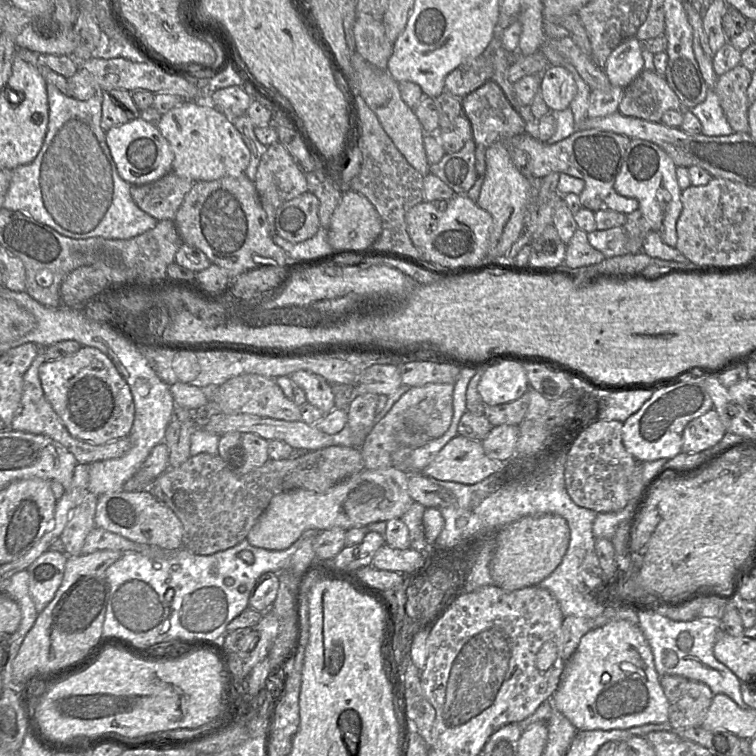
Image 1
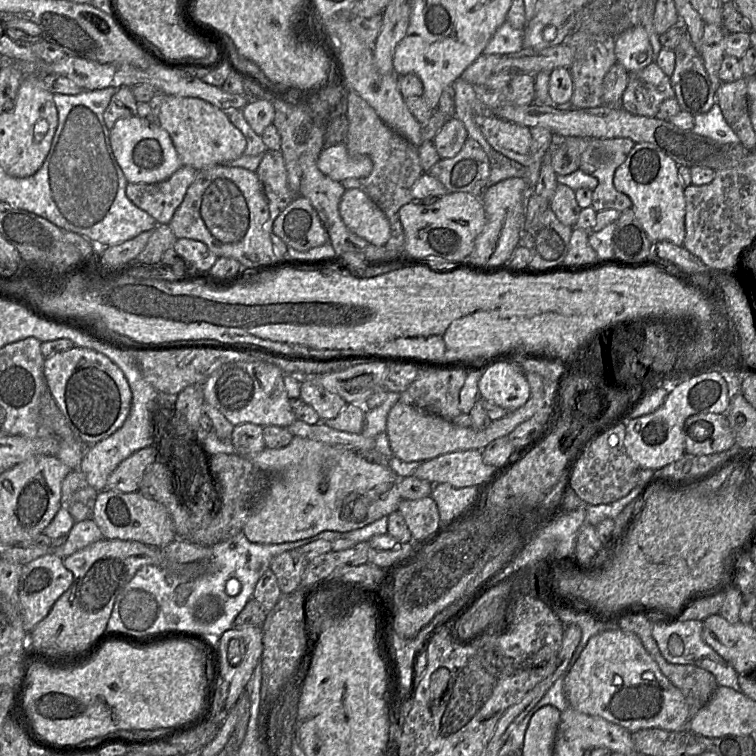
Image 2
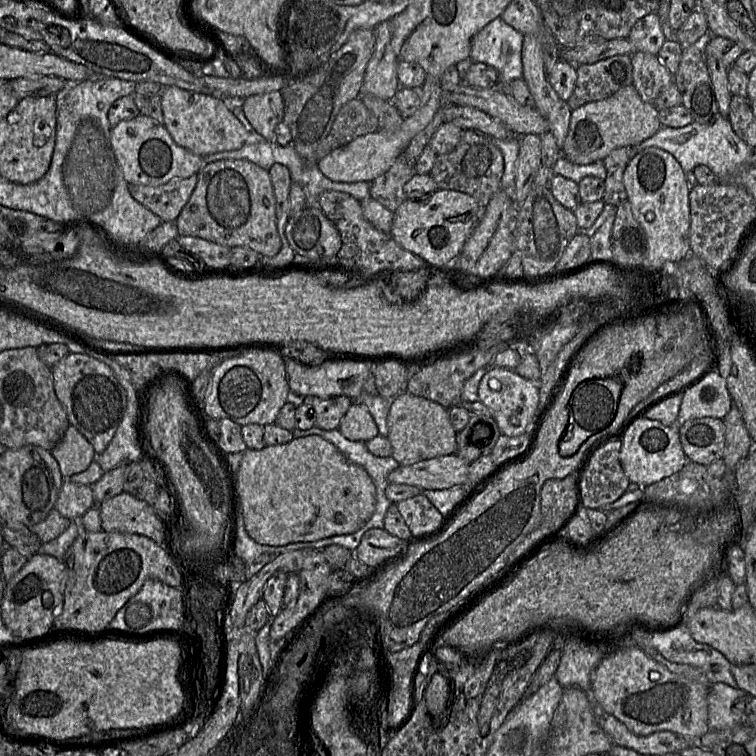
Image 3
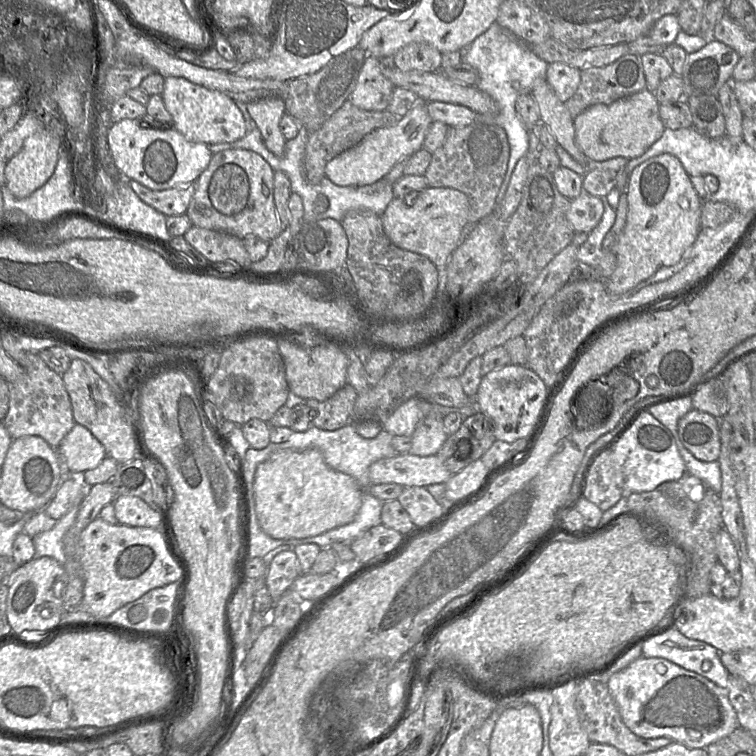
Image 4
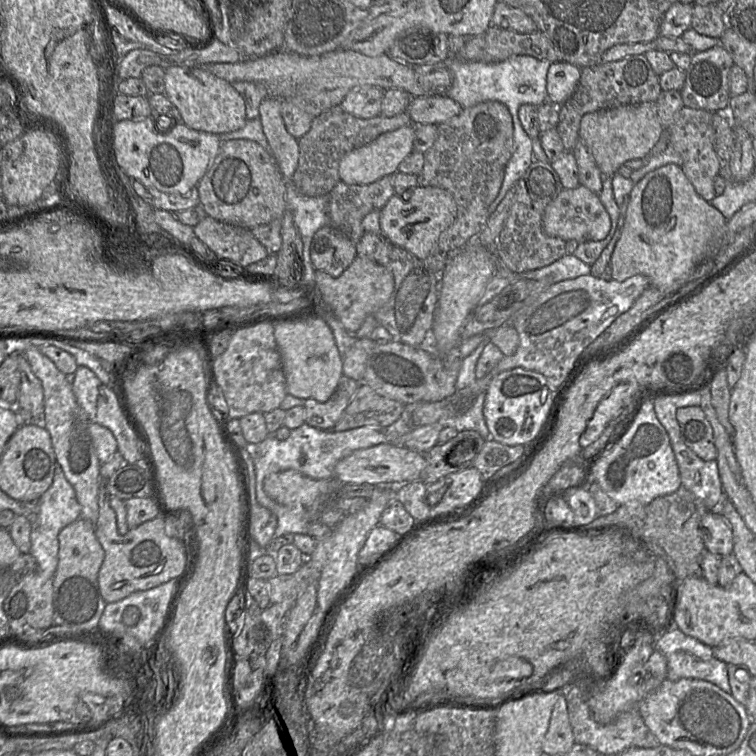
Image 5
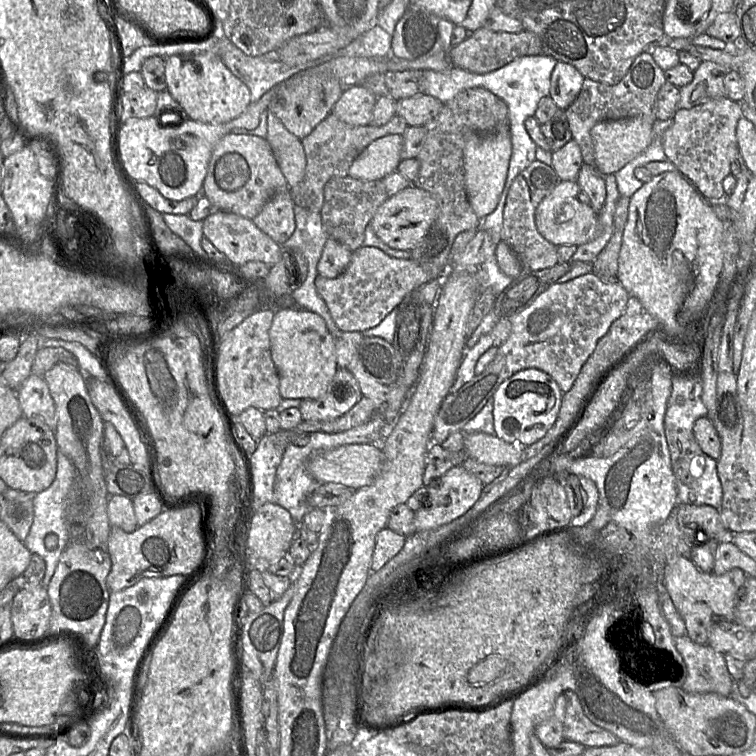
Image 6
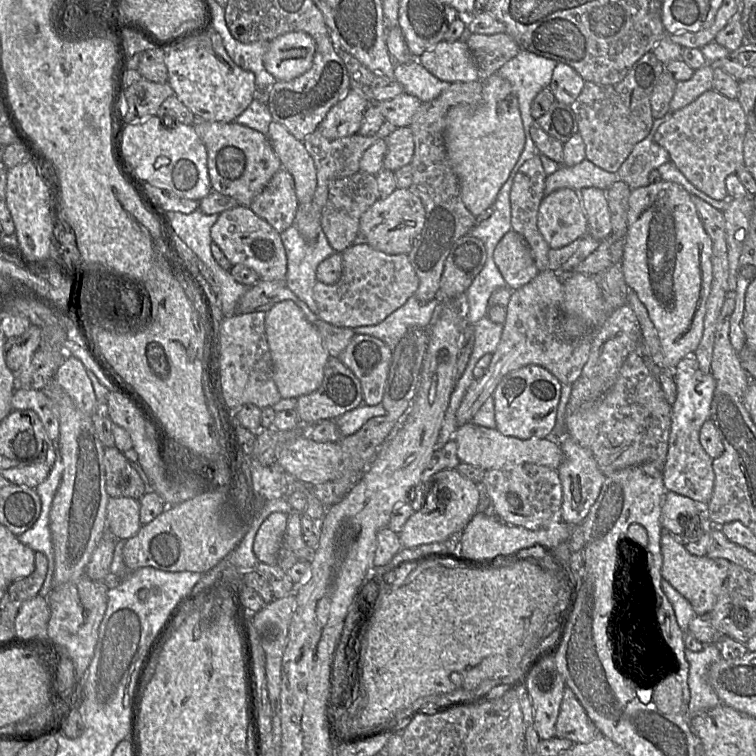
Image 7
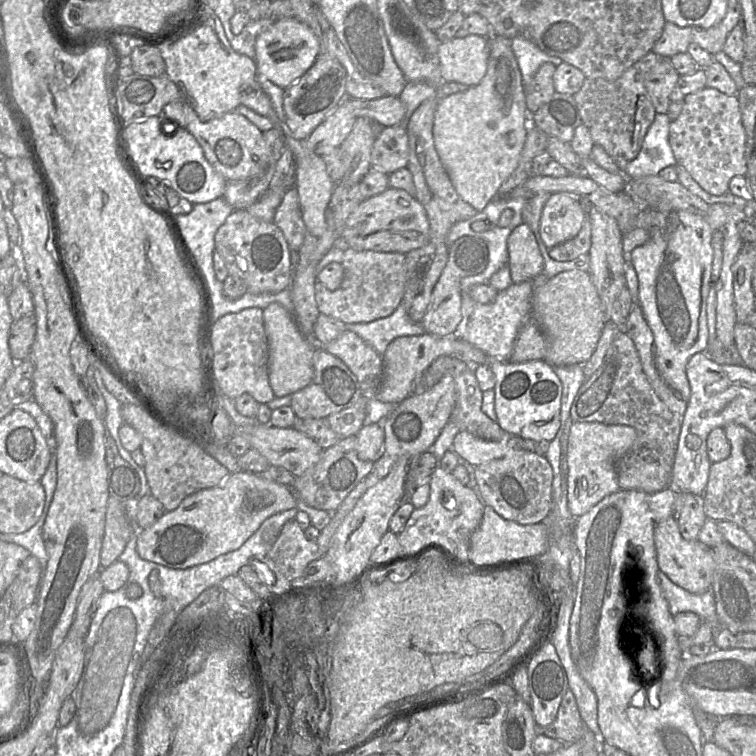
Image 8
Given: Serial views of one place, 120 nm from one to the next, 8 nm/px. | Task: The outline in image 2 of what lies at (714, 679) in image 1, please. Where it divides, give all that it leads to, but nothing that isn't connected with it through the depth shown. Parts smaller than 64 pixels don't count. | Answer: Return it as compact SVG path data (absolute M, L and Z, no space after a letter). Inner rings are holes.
M678 621L673 624L653 623L652 636L663 658L678 665L694 665L710 672L716 679L718 686L730 687L742 692L738 684L738 673L732 665L708 646L702 638L703 621Z

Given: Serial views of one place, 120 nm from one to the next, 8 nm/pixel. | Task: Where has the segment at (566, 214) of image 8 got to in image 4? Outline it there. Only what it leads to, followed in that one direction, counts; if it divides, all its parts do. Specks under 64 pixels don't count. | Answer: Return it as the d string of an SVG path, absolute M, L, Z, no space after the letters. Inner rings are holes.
M582 188L581 194L570 201L567 220L575 232L590 233L601 221L603 213L602 199Z

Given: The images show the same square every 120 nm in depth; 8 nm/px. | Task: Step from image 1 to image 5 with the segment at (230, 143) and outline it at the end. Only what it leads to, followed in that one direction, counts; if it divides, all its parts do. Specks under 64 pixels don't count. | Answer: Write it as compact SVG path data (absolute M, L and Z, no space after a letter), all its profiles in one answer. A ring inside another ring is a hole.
M171 66L164 71L164 94L190 129L221 135L246 124L245 101L228 81L201 68Z

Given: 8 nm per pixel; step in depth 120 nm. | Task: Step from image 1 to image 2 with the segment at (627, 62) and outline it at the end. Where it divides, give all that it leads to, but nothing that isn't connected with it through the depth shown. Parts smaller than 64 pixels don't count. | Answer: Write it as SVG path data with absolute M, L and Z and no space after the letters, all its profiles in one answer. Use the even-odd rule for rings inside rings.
M642 25L631 27L615 38L617 63L629 73L643 69L654 62L648 33Z

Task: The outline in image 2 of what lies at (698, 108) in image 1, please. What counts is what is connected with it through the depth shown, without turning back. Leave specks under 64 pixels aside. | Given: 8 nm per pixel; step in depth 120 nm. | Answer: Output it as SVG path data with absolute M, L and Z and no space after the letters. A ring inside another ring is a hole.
M716 101L707 113L694 116L694 127L691 131L722 144L741 143L739 137L725 121Z

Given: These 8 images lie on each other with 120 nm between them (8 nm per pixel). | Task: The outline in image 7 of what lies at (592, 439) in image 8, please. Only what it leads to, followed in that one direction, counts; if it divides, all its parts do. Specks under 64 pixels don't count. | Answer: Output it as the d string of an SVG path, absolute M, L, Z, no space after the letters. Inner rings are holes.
M565 436L560 443L563 461L558 475L562 484L562 519L569 525L580 525L596 502L603 486L605 475L600 470L594 456L586 448L581 447L570 436Z

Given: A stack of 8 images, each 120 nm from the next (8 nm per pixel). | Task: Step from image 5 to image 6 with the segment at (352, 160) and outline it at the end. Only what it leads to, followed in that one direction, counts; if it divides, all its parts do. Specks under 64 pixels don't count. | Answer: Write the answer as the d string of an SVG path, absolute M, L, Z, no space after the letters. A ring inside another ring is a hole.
M388 134L372 141L352 162L348 176L362 180L383 179L397 170L402 146L400 134Z

